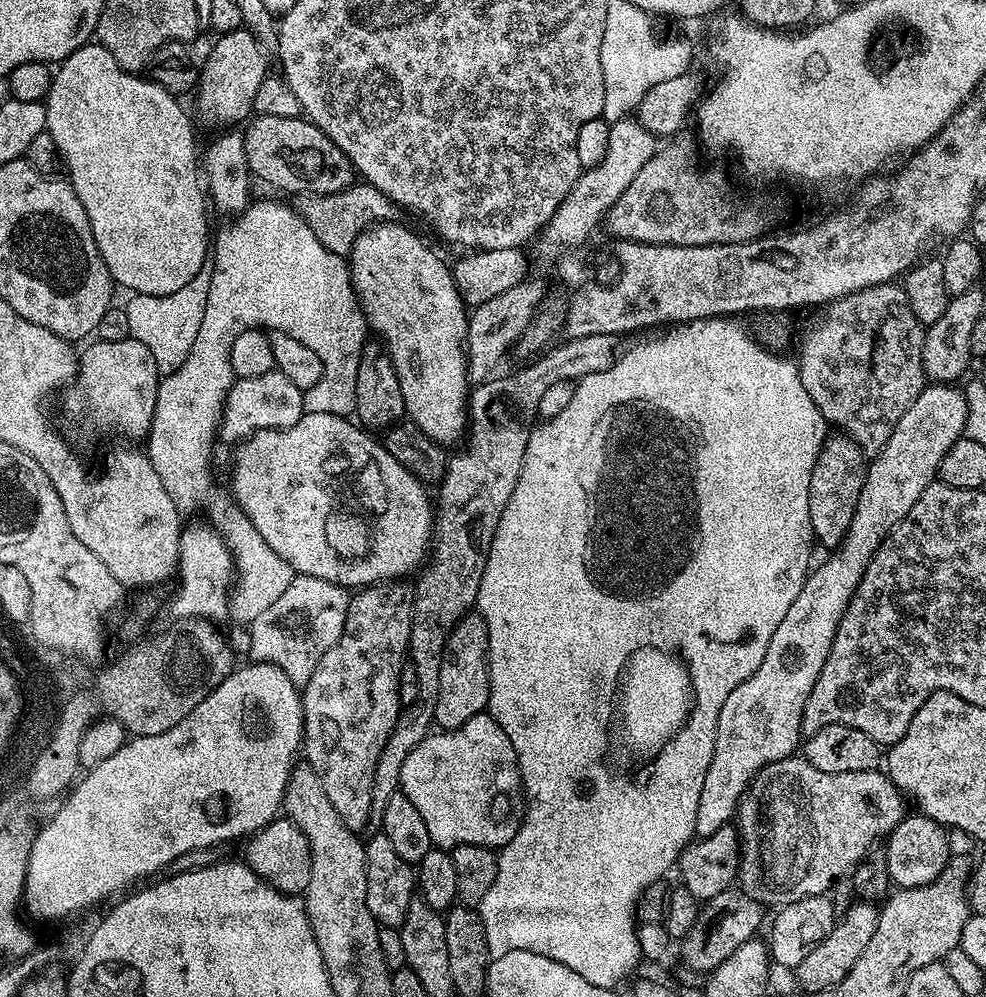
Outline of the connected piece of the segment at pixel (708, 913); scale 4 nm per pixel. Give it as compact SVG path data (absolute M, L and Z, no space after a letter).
M733 886L722 894L714 894L714 898L703 901L696 921L688 933L682 937L684 944L684 960L696 972L710 974L723 960L728 960L738 946L753 939L764 920L765 905L761 904L750 893Z

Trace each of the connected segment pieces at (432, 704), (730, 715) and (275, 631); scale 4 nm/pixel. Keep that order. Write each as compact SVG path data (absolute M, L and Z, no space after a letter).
M610 334L564 338L557 348L549 347L549 352L538 357L533 364L509 376L493 375L471 389L466 439L449 455L444 478L439 481L440 497L437 495L434 500L434 539L430 545L430 559L419 573L420 581L414 584L412 593L412 629L407 655L418 670L418 706L408 706L401 711L382 754L378 754L372 782L373 817L382 815L390 794L399 789L406 754L410 754L410 750L414 750L414 746L433 731L444 647L453 626L473 609L478 598L486 558L490 554L502 510L506 510L506 502L510 502L510 494L514 494L514 486L518 486L518 478L522 474L522 462L538 420L538 402L542 402L542 394L546 394L554 382L579 382L584 376L609 368L618 358L616 343L617 337Z
M948 382L929 383L926 390L920 393L920 399L912 403L912 408L906 410L906 414L902 418L898 418L896 432L890 434L890 442L888 445L882 446L880 453L878 453L877 456L871 457L870 463L867 465L868 473L864 479L864 496L858 498L858 510L854 512L854 522L850 524L850 530L846 534L846 538L840 543L839 549L831 553L832 560L822 561L817 568L815 565L814 574L809 575L806 583L802 586L802 590L798 594L798 598L794 598L794 606L790 610L786 610L786 618L782 618L782 623L778 626L774 638L770 638L770 646L766 650L766 658L762 658L762 666L758 666L758 670L754 670L754 674L750 674L750 678L746 678L746 682L742 682L737 688L730 690L730 698L726 698L726 702L722 702L722 714L718 714L718 730L716 731L716 741L714 742L714 758L710 758L710 770L706 770L706 782L702 786L702 798L698 798L698 818L696 819L697 837L703 838L709 836L714 830L718 830L722 824L729 823L730 818L735 817L736 810L740 806L740 799L744 796L744 791L748 789L748 785L751 784L754 777L768 765L770 760L780 760L785 754L791 753L793 749L796 750L801 747L802 733L800 727L804 721L802 710L806 706L808 690L814 686L816 677L822 670L824 657L830 654L832 634L838 630L838 622L840 621L841 614L846 610L848 599L854 594L856 584L862 582L864 568L874 558L878 546L888 537L889 531L896 527L896 521L902 519L904 513L911 510L914 502L918 502L922 490L926 490L926 486L930 486L937 479L942 458L950 450L950 446L954 446L954 442L958 442L964 436L967 409L968 397L961 389L959 392L956 386Z
M293 575L292 581L274 602L258 618L254 618L247 633L250 638L248 652L253 661L262 664L273 664L278 666L297 686L302 686L310 680L310 674L318 666L322 654L330 650L342 638L342 630L346 626L346 614L348 613L348 601L350 599L349 589L339 588L334 582L326 582L322 578L313 576Z

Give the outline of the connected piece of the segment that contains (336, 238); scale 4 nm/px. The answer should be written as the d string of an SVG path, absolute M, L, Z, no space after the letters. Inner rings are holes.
M367 182L353 183L352 187L334 194L322 194L321 196L304 194L299 197L299 200L300 216L308 223L310 230L314 230L322 246L326 246L326 250L342 257L347 257L351 253L354 242L367 228L371 228L373 224L383 224L393 219L392 201L384 192L379 192L373 184Z

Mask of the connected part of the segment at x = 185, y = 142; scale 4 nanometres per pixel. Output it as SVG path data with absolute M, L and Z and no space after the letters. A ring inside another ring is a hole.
M89 42L83 44L78 50L74 50L74 54L70 54L65 60L59 61L58 67L55 69L52 85L48 91L48 99L44 104L46 110L46 122L48 123L47 131L54 138L58 150L64 159L67 179L70 181L72 188L78 194L78 202L82 202L82 206L86 210L86 218L90 218L90 230L94 234L94 242L98 246L98 250L102 254L102 258L106 262L106 266L110 270L113 281L117 285L120 284L124 288L129 288L129 293L139 294L141 296L165 296L166 294L174 294L174 290L182 290L182 286L186 286L186 282L190 282L190 278L194 278L202 270L202 266L209 263L210 260L210 232L208 236L208 212L209 205L206 203L206 188L202 183L202 168L198 163L198 148L196 152L196 132L192 129L192 120L188 117L188 112L183 108L181 101L172 92L167 92L162 86L158 86L154 81L145 78L143 75L127 72L122 66L118 66L118 62L114 62L114 54L110 54L110 50L106 50L98 42Z

